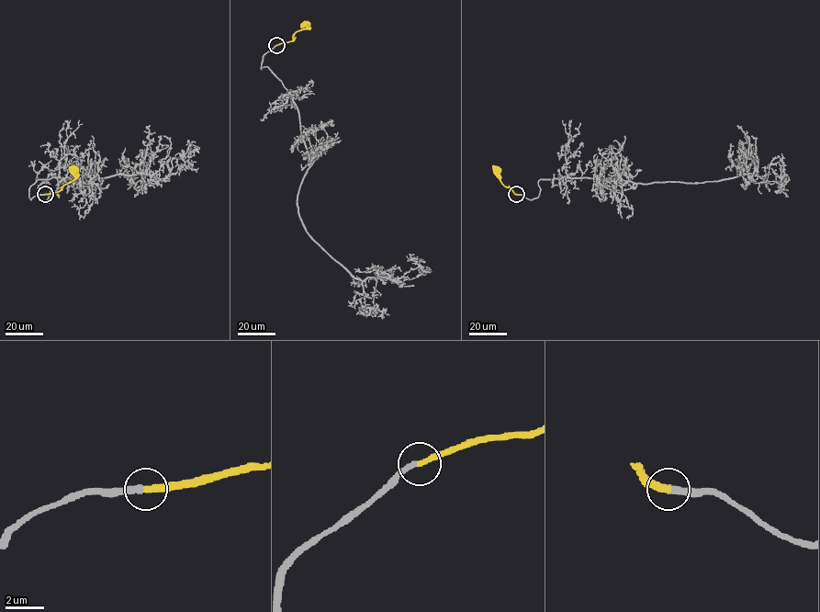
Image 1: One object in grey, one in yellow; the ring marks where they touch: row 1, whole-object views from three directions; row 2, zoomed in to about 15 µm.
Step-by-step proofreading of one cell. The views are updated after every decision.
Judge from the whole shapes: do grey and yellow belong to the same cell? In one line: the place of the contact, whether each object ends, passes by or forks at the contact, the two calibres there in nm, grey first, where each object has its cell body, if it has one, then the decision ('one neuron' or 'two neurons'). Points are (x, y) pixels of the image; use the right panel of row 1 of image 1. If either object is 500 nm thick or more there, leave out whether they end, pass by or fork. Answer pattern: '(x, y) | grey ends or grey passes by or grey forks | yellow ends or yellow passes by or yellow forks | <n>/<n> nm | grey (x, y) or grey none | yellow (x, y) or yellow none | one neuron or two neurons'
(516, 194) | grey ends | yellow ends | 320/320 nm | grey none | yellow (497, 171) | one neuron

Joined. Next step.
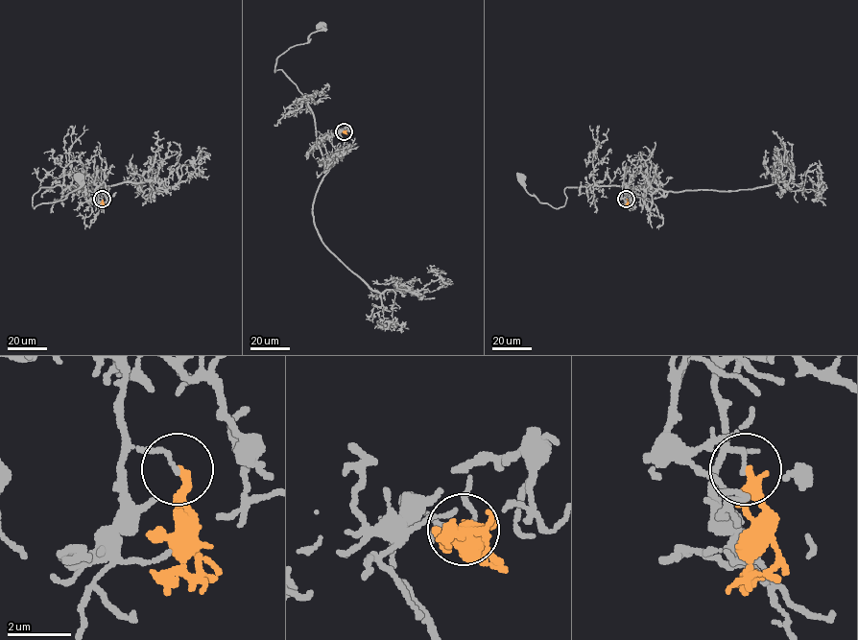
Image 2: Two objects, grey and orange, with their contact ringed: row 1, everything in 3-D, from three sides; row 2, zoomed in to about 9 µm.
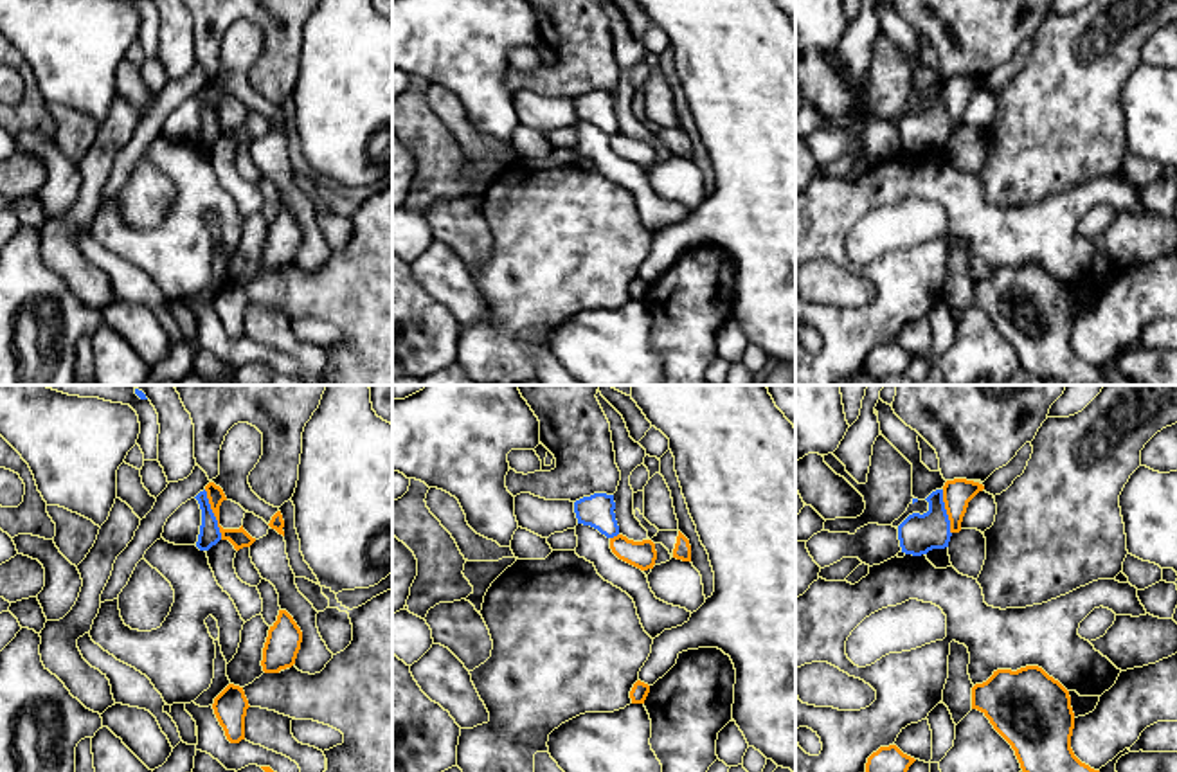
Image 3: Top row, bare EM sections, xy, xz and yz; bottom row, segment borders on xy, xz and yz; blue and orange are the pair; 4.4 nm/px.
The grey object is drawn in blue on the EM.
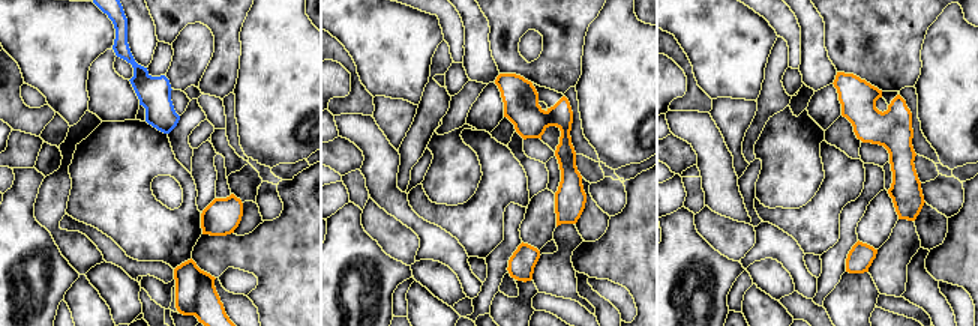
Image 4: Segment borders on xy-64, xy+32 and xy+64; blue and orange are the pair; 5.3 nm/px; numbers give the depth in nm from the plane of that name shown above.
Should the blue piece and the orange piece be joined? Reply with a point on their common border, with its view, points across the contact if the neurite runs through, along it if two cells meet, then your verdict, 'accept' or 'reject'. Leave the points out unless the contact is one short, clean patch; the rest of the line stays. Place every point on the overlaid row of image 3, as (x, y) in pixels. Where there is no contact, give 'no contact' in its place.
xy (213, 515) | along xy (204, 490), (222, 538) | reject

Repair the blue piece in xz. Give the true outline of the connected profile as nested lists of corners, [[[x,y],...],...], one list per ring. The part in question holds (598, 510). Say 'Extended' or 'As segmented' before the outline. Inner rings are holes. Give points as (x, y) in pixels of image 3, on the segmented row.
As segmented. [[[594,493],[574,502],[578,524],[597,529],[606,538],[619,534],[614,495]]]

